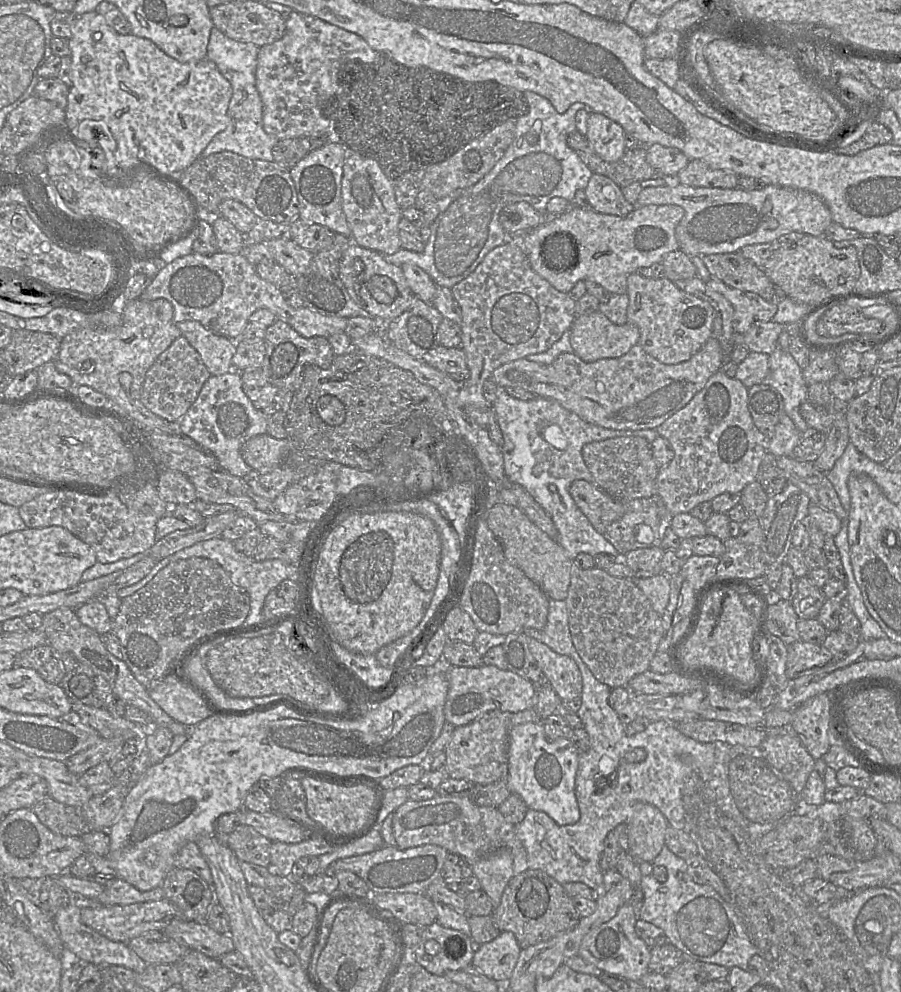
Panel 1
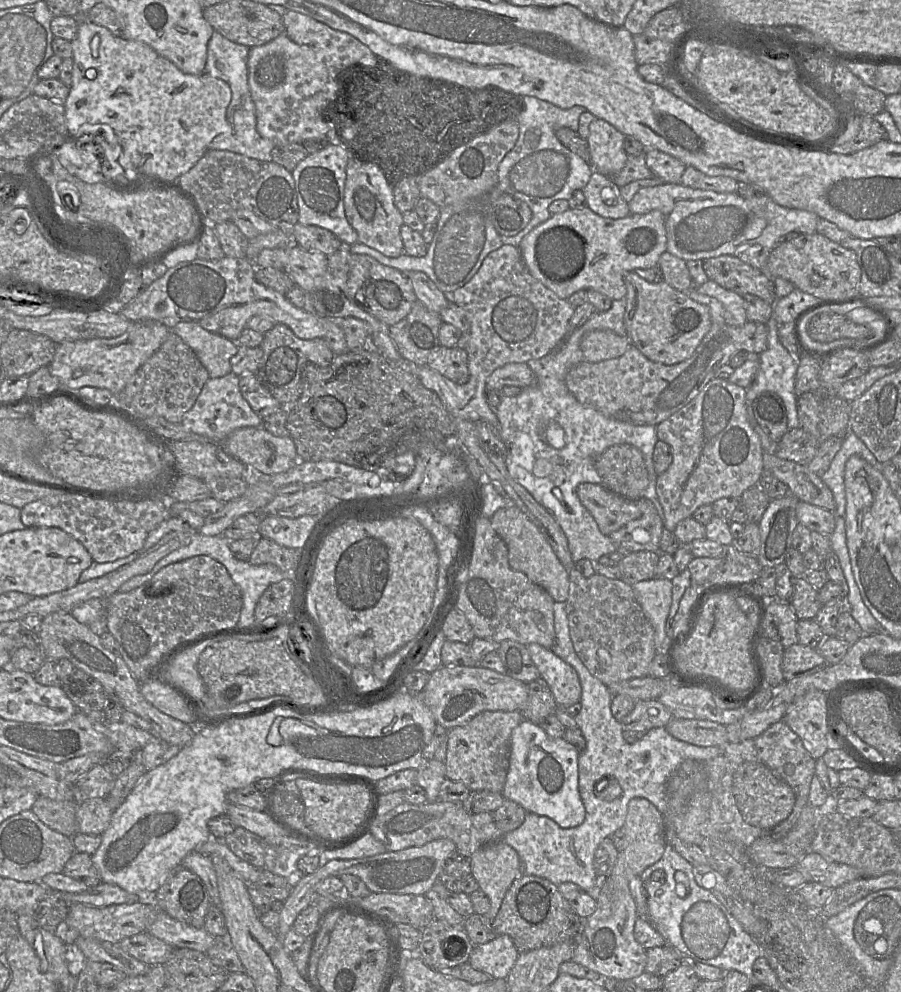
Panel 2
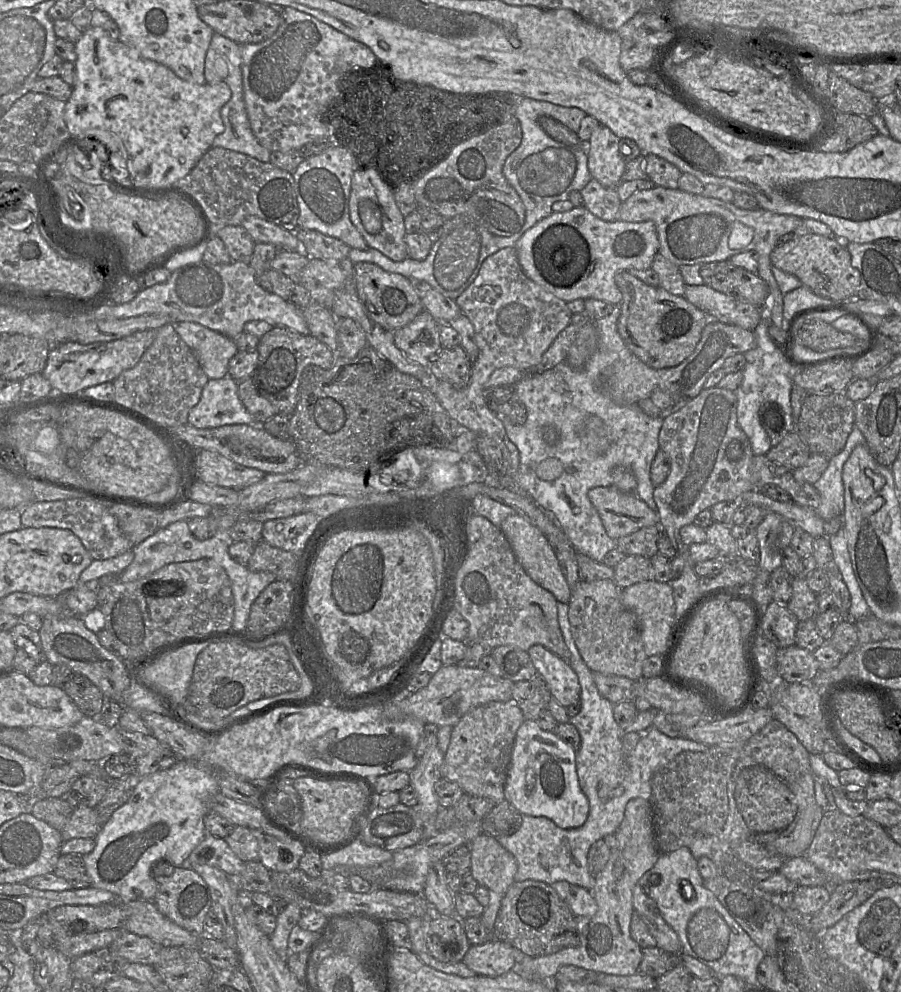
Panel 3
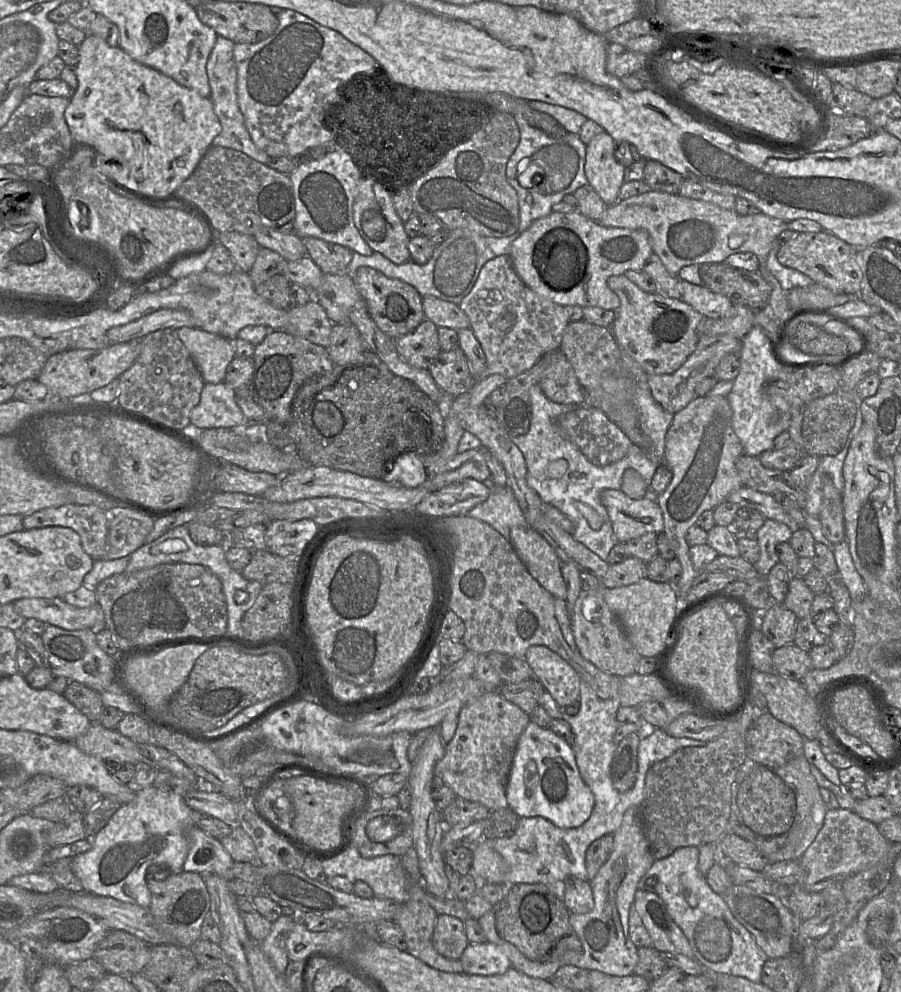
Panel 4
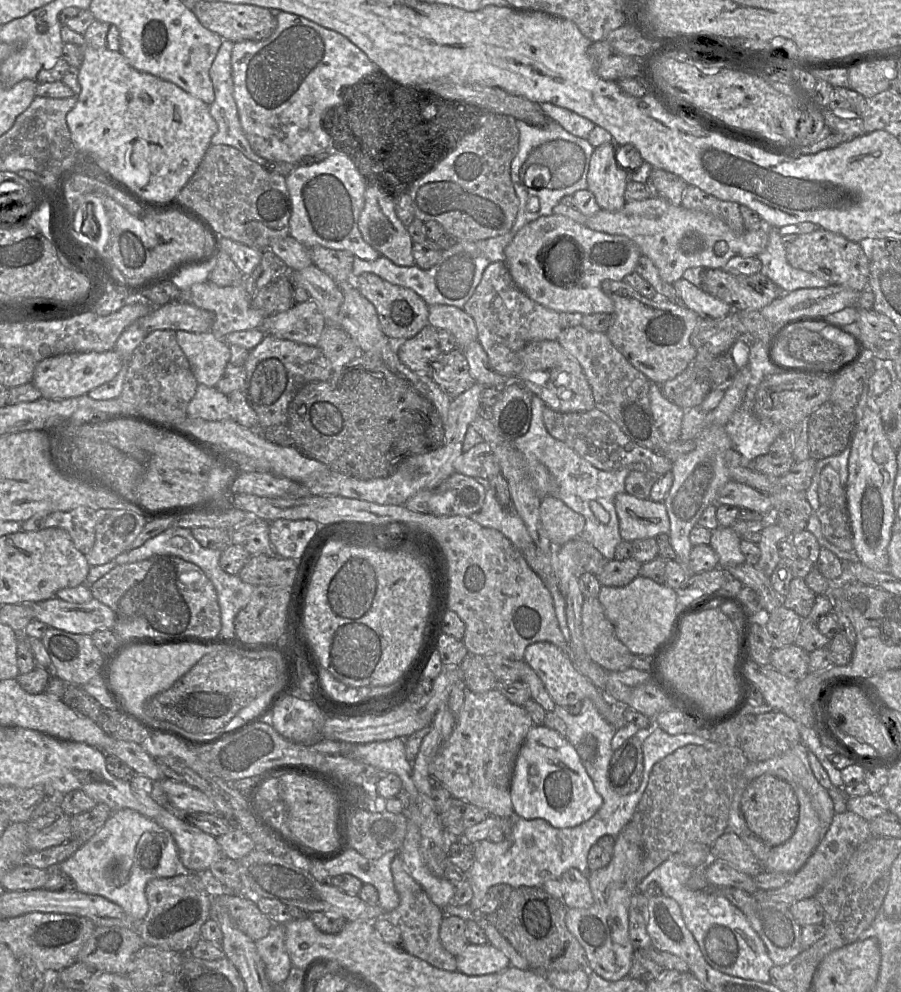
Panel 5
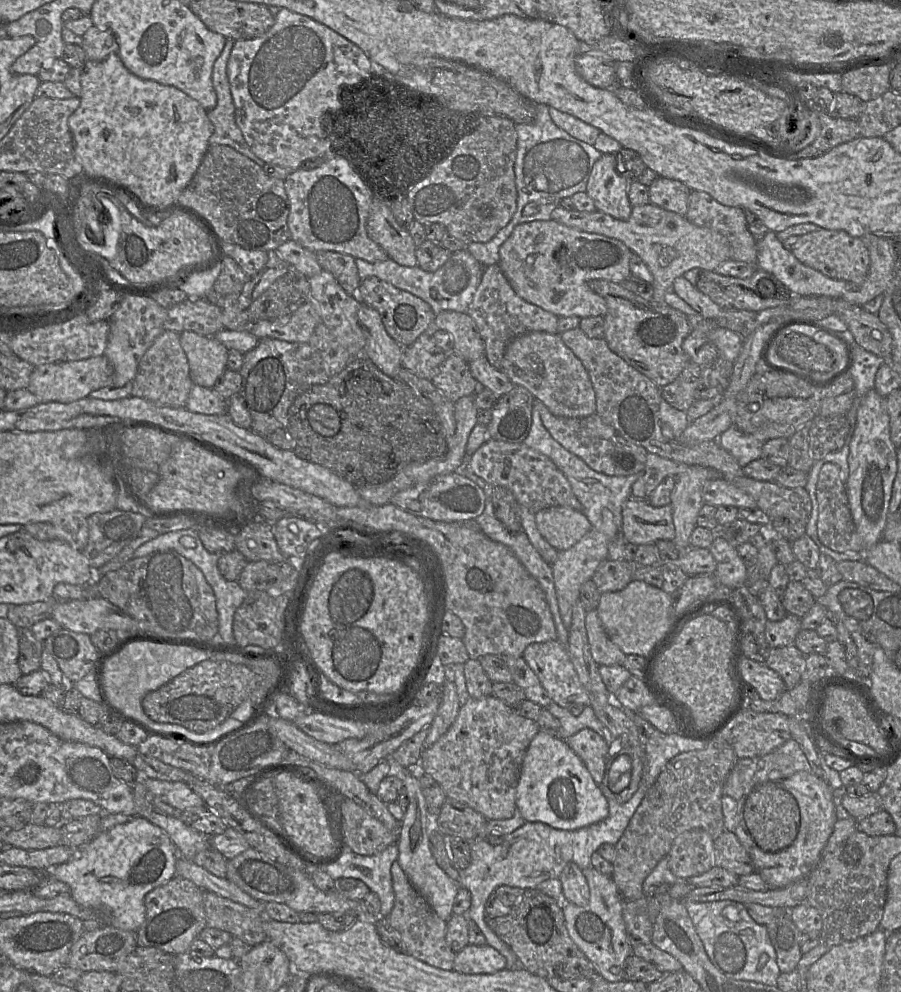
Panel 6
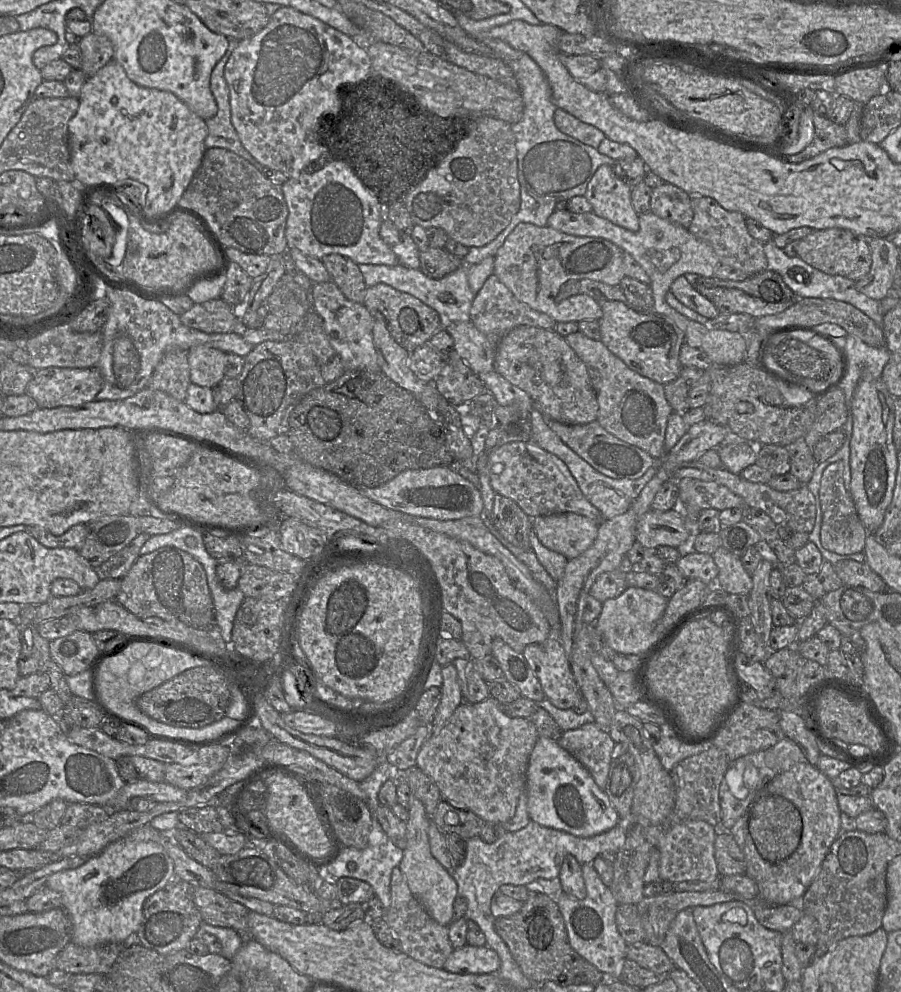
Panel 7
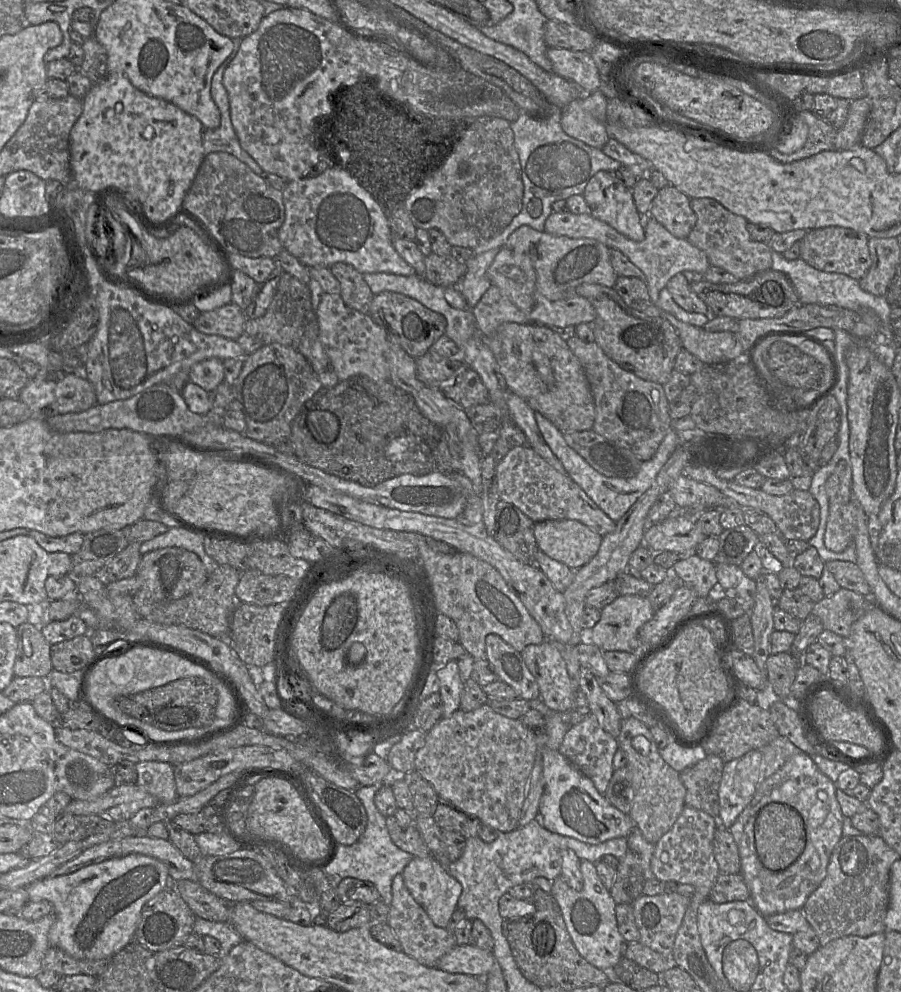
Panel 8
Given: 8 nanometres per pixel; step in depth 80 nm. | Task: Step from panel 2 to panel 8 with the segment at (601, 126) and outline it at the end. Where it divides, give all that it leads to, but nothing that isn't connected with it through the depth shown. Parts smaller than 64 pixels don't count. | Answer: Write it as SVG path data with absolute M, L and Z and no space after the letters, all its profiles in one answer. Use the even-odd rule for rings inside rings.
M598 171L587 183L584 200L590 208L590 215L601 220L625 237L640 242L645 237L644 228L641 225L641 214L634 204L632 190L626 187L619 179L607 171Z

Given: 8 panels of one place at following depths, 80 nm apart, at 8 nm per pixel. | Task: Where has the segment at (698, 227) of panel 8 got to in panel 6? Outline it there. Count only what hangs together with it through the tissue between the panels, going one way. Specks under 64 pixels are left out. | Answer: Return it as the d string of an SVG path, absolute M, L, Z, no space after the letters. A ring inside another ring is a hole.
M692 190L685 217L722 235L730 247L730 260L757 264L757 241L747 227L743 208L724 206L709 194Z

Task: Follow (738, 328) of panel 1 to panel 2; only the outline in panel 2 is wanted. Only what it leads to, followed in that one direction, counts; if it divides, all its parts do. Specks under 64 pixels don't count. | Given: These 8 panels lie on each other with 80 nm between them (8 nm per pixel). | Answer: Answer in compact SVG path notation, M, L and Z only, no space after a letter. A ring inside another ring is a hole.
M712 280L695 287L697 287L698 292L716 298L721 302L723 317L727 325L742 326L747 322L742 295L727 290Z

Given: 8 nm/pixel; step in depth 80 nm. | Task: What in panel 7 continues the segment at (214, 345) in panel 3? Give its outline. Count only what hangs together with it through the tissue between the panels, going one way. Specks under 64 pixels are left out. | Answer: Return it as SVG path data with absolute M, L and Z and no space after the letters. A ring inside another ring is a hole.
M198 345L190 348L187 354L191 383L213 388L225 377L227 354L223 351Z

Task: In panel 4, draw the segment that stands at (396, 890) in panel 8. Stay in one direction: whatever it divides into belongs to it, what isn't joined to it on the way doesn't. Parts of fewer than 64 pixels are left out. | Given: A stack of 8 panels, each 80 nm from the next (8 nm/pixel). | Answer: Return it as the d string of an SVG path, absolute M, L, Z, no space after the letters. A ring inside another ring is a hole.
M409 878L410 899L401 905L393 921L398 924L404 934L406 951L420 959L430 967L448 973L464 973L460 960L448 959L437 952L432 943L432 935L437 919L437 912L427 901L427 891L421 882L411 881Z

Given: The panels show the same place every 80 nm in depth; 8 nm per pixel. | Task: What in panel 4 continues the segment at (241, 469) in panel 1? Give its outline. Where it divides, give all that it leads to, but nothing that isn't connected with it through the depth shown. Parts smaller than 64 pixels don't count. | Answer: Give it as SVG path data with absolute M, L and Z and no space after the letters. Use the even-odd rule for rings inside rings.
M224 382L205 383L198 405L190 412L189 430L246 428L247 419L236 403L235 392Z

